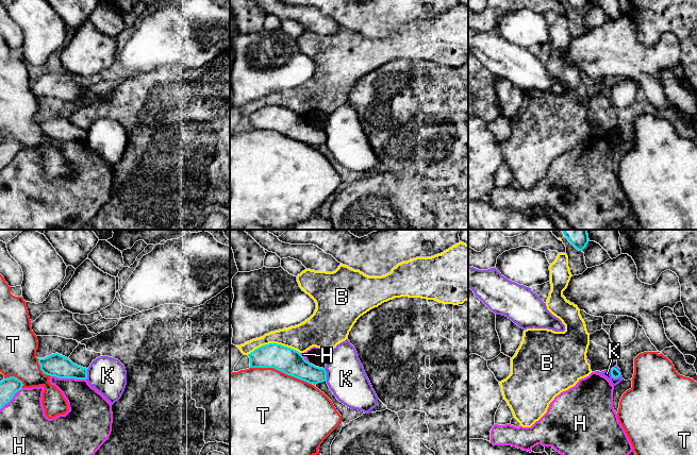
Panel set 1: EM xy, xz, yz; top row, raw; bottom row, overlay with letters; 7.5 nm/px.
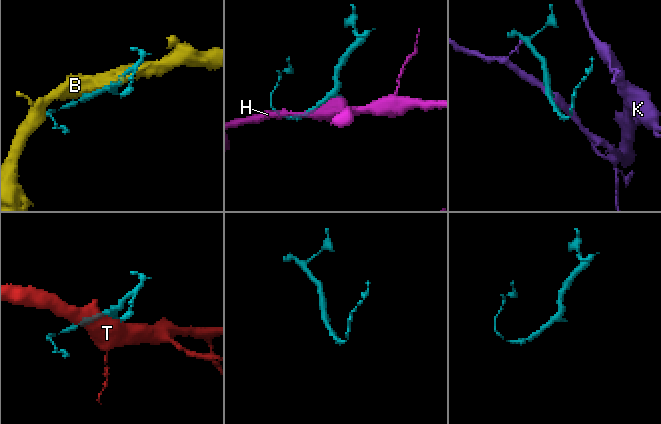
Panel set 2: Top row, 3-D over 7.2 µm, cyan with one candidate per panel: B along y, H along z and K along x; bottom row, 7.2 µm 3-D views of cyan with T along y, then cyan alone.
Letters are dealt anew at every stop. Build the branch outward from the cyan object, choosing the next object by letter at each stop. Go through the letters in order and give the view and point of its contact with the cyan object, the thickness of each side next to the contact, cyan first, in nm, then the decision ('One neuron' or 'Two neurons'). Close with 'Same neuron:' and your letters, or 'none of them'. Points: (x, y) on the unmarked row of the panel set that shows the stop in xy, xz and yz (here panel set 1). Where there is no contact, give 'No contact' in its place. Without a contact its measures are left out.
B: Touches cyan at xz (272, 105). Thickness 190 nm (cyan) against 200 nm. Two neurons
H: Touches cyan at xy (68, 139). Thickness 180 nm (cyan) against 280 nm. Two neurons
K: Touches cyan at yz (613, 138). Thickness 70 nm (cyan) against 60 nm. Two neurons
T: Touches cyan at xz (281, 133). Thickness 190 nm (cyan) against 500 nm. Two neurons
Same neuron: none of them

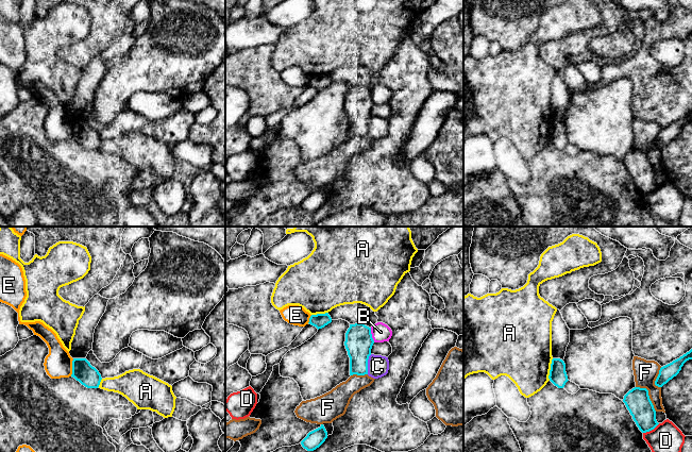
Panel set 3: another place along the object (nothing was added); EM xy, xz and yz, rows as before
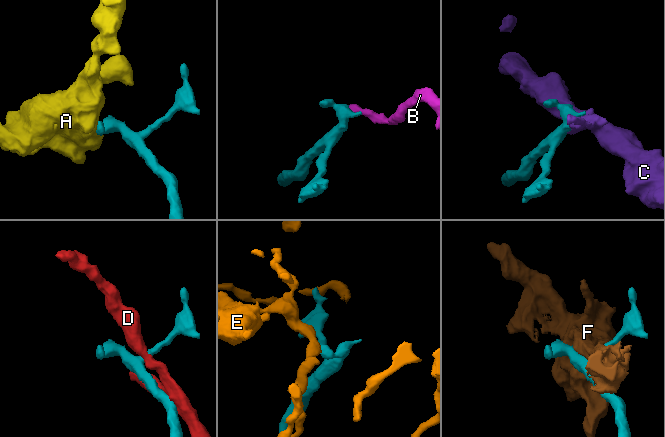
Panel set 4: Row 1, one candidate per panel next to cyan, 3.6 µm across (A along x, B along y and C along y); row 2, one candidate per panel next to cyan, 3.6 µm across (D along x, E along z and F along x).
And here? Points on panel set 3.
A: Touches cyan at yz (551, 131). Thickness 130 nm (cyan) against 440 nm. Two neurons
B: Touches cyan at xz (371, 97). Thickness 220 nm (cyan) against 140 nm. Two neurons
C: Touches cyan at xz (367, 126). Thickness 220 nm (cyan) against 160 nm. Two neurons
D: Touches cyan at yz (651, 191). Thickness 190 nm (cyan) against 260 nm. Two neurons
E: Touches cyan at xy (72, 129). Thickness 160 nm (cyan) against 220 nm. Two neurons
F: Touches cyan at yz (647, 156). Thickness 190 nm (cyan) against 180 nm. Two neurons
Same neuron: none of them

